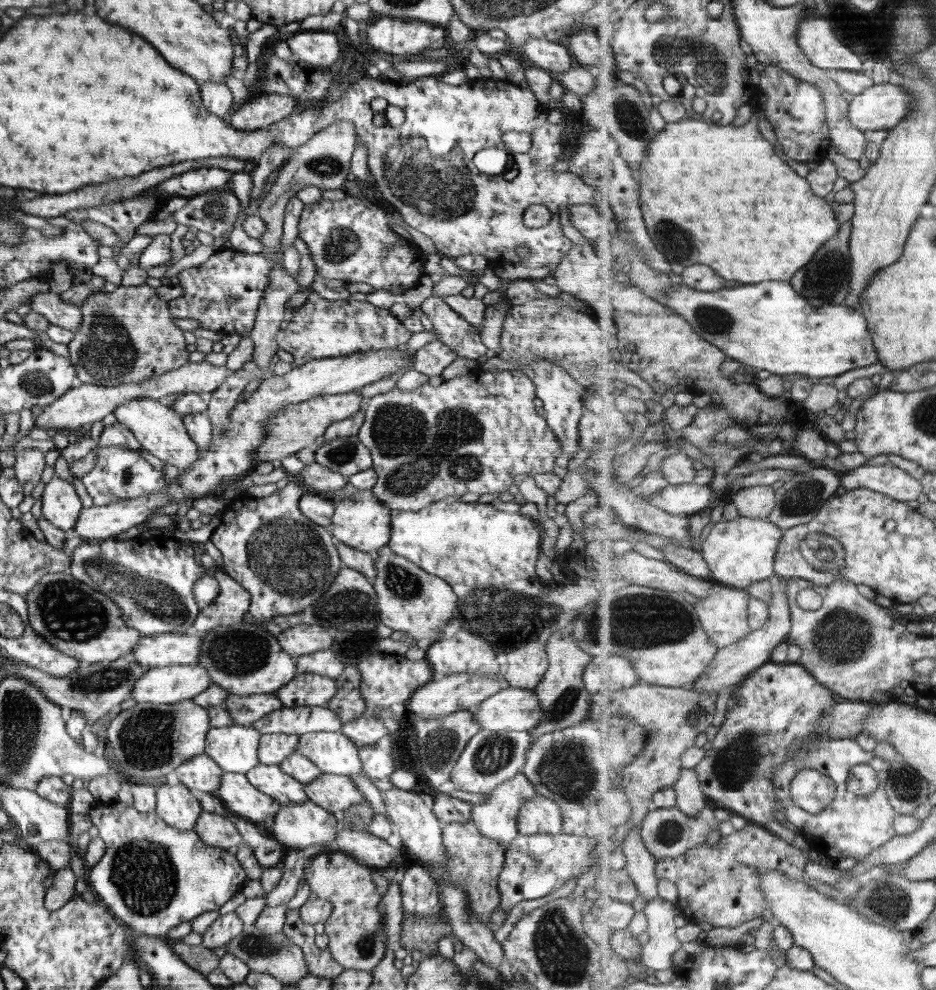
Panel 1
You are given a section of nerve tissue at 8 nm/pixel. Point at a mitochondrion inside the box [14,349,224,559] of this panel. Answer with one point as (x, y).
(35, 382)

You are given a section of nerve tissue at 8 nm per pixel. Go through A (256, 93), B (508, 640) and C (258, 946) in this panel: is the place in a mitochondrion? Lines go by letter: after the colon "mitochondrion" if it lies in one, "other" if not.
A: other
B: other
C: mitochondrion

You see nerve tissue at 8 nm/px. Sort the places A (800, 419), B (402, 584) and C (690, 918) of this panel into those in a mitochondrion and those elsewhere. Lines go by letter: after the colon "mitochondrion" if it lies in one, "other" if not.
A: other
B: mitochondrion
C: other

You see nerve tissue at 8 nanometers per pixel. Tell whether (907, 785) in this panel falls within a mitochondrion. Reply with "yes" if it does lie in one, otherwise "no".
yes

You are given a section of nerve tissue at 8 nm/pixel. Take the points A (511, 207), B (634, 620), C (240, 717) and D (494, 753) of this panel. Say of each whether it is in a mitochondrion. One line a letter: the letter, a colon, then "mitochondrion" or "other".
A: other
B: mitochondrion
C: other
D: mitochondrion

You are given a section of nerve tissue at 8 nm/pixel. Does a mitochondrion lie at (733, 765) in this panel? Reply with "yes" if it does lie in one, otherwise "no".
yes

